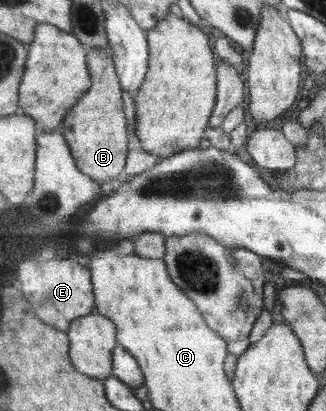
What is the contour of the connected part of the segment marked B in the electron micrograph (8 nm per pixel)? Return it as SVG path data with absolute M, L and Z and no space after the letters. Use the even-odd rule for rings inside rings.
M107 50L88 51L92 87L65 115L56 131L64 134L72 149L77 166L101 184L119 182L125 176L127 164L127 118L123 110L123 89L116 71L115 61Z

